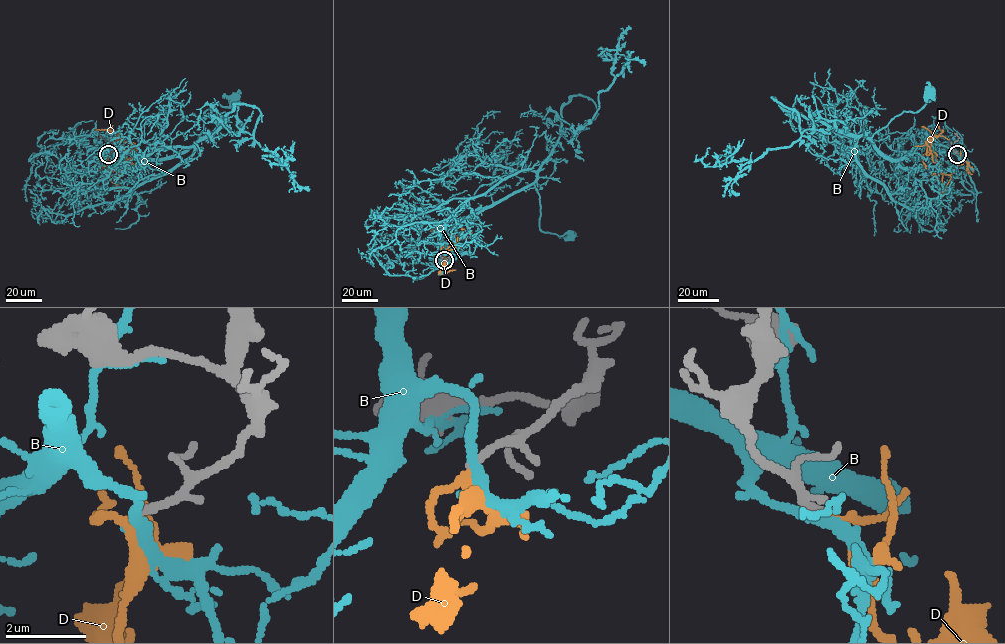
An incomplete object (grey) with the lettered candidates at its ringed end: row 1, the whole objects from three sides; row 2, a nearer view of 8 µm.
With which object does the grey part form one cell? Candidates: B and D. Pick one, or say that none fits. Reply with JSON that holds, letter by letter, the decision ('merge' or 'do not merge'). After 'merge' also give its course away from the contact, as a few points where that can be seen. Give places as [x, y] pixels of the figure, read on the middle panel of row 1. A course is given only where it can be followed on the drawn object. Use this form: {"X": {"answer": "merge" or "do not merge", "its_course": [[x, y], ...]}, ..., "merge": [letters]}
{"B": {"answer": "do not merge"}, "D": {"answer": "merge", "its_course": [[444, 260], [445, 250], [450, 244], [471, 234], [455, 242], [448, 241], [440, 249]]}, "merge": ["D"]}

